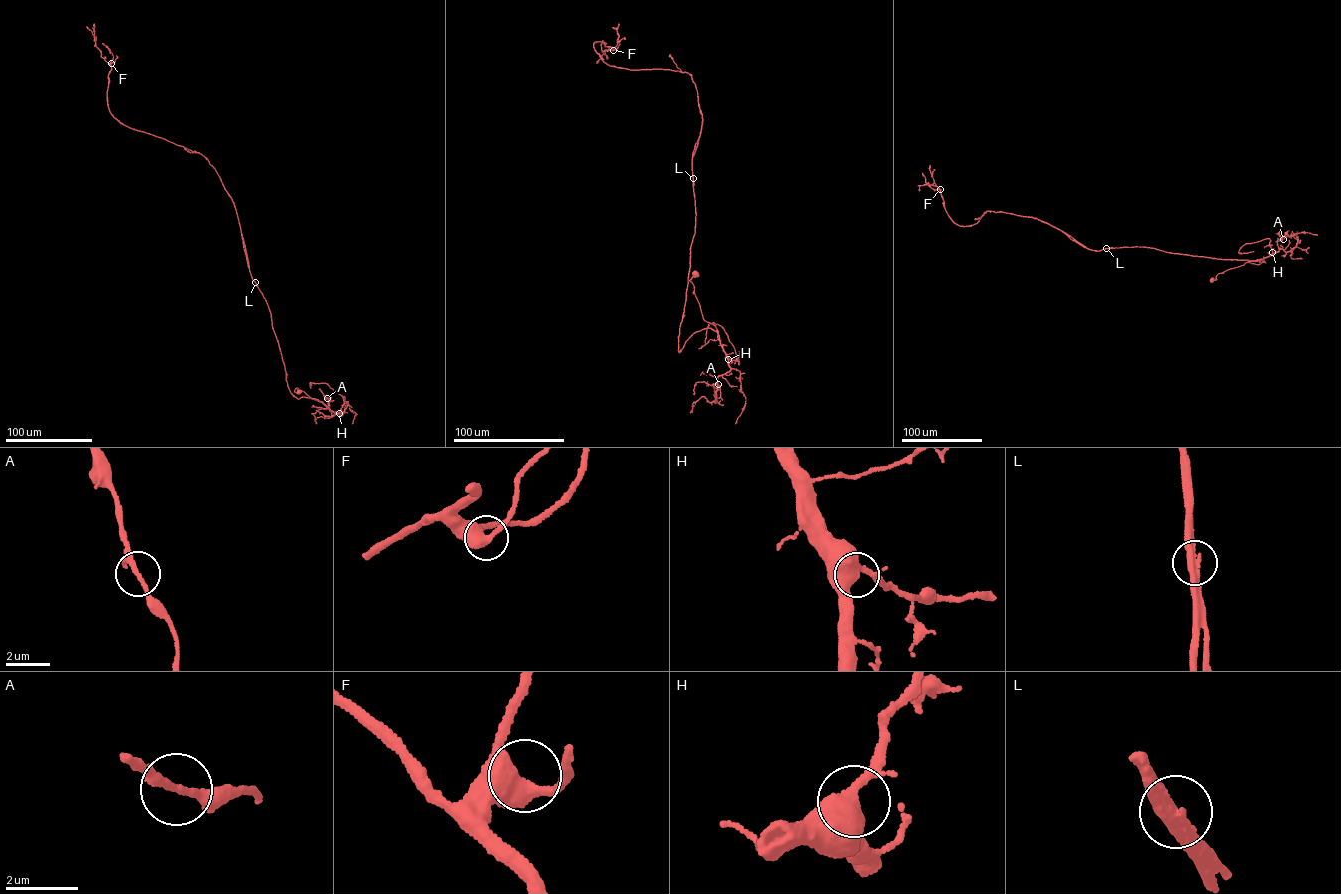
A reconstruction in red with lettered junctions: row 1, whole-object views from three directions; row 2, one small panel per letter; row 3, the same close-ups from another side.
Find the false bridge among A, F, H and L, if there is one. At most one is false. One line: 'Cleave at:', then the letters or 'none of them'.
Cleave at: L

